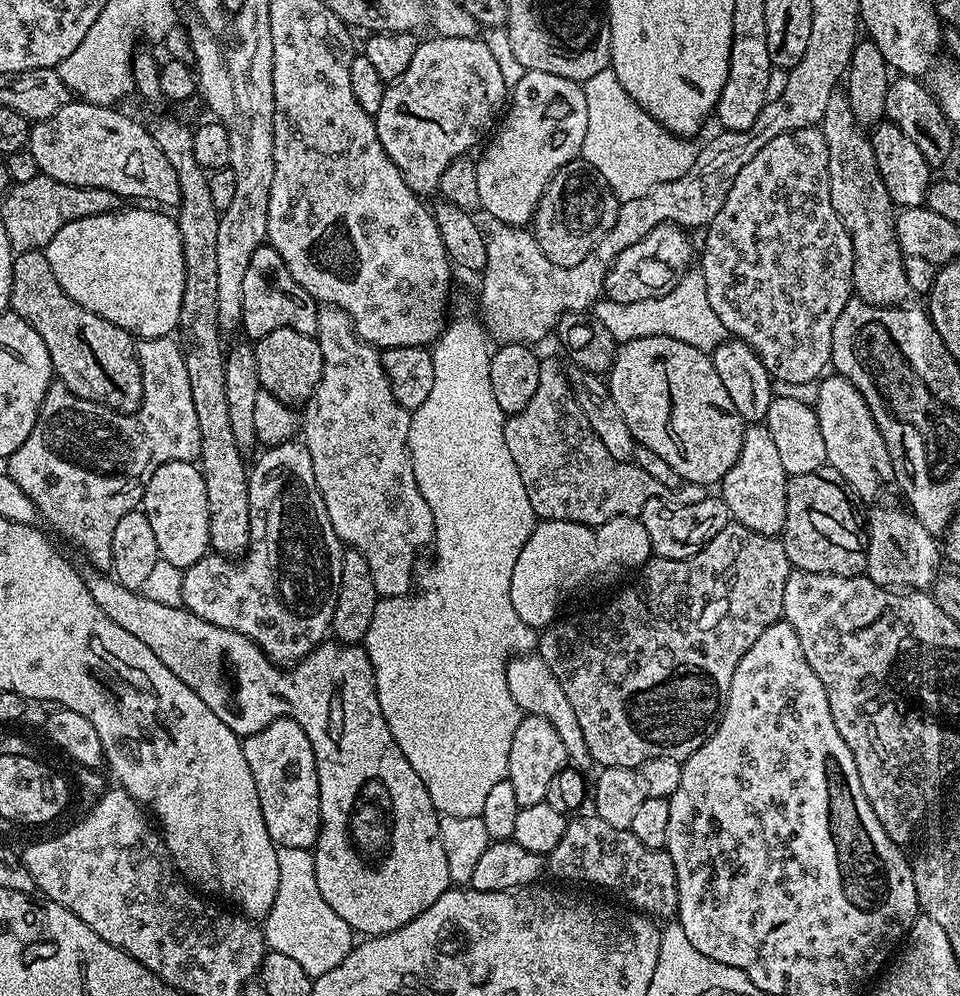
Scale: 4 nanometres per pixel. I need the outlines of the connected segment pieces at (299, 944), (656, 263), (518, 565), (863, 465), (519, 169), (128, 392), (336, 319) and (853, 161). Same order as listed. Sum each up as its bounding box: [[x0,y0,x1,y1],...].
[[262,847,352,978],[604,224,694,304],[510,516,652,630],[814,374,896,501],[476,71,586,226],[11,251,144,412],[302,306,436,597],[818,91,910,305]]

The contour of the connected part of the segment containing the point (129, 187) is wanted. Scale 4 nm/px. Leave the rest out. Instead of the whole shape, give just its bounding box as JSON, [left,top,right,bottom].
[27,102,180,210]

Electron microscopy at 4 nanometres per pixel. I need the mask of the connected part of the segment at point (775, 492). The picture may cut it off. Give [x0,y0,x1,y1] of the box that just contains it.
[718,423,789,537]

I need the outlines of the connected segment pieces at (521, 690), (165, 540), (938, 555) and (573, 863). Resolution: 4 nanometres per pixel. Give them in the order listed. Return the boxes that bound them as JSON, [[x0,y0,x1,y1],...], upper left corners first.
[[506,654,594,770],[142,460,210,570],[866,508,942,590],[546,814,678,918]]

